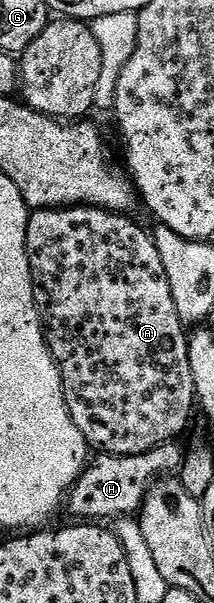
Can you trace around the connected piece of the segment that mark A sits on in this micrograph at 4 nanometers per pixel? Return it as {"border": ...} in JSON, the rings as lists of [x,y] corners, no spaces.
{"border":[[[70,206],[58,210],[34,210],[29,213],[28,227],[26,228],[26,240],[28,241],[28,259],[32,269],[32,279],[34,280],[34,300],[40,310],[40,321],[44,324],[44,332],[48,339],[48,351],[56,359],[56,364],[60,368],[62,384],[64,385],[64,395],[66,396],[66,408],[70,408],[70,416],[74,424],[78,424],[78,432],[87,440],[89,447],[106,454],[117,454],[118,456],[134,456],[135,454],[145,454],[159,446],[165,446],[167,442],[176,442],[179,434],[188,426],[188,421],[192,418],[192,409],[197,409],[196,389],[194,388],[194,375],[190,373],[190,352],[188,351],[189,331],[186,329],[183,320],[178,316],[178,308],[174,308],[174,292],[170,292],[170,280],[166,280],[166,268],[162,268],[162,256],[158,256],[155,237],[148,234],[136,222],[128,219],[129,215],[115,210],[103,210],[97,206]]]}

